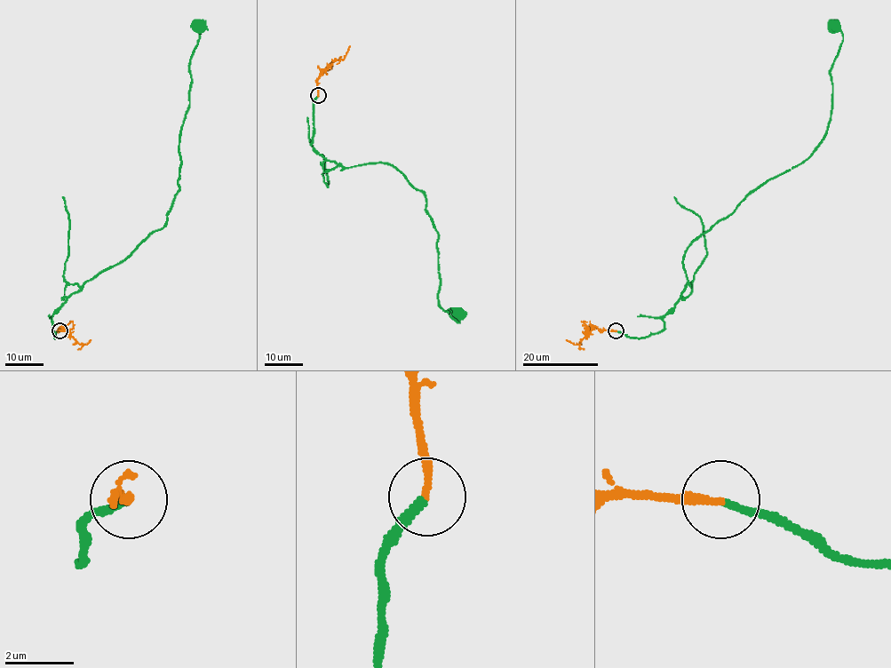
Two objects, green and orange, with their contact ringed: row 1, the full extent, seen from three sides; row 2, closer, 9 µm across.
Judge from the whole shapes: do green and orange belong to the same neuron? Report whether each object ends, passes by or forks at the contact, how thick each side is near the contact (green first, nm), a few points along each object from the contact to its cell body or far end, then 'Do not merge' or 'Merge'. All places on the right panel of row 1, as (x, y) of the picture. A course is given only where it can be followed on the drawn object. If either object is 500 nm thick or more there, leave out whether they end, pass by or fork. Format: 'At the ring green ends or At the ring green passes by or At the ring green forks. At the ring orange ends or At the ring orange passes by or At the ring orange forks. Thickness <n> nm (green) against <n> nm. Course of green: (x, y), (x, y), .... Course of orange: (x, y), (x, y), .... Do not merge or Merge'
At the ring green ends. At the ring orange ends. Thickness 220 nm (green) against 240 nm. Course of green: (616, 330), (660, 332), (688, 282), (685, 250), (813, 152), (831, 113), (830, 69), (843, 39), (833, 27). Course of orange: (616, 330), (592, 328), (578, 345), (566, 340). Merge

